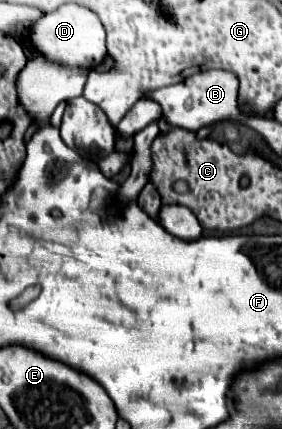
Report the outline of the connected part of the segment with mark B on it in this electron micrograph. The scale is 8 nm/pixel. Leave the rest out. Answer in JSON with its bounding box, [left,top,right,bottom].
[151,69,239,129]

